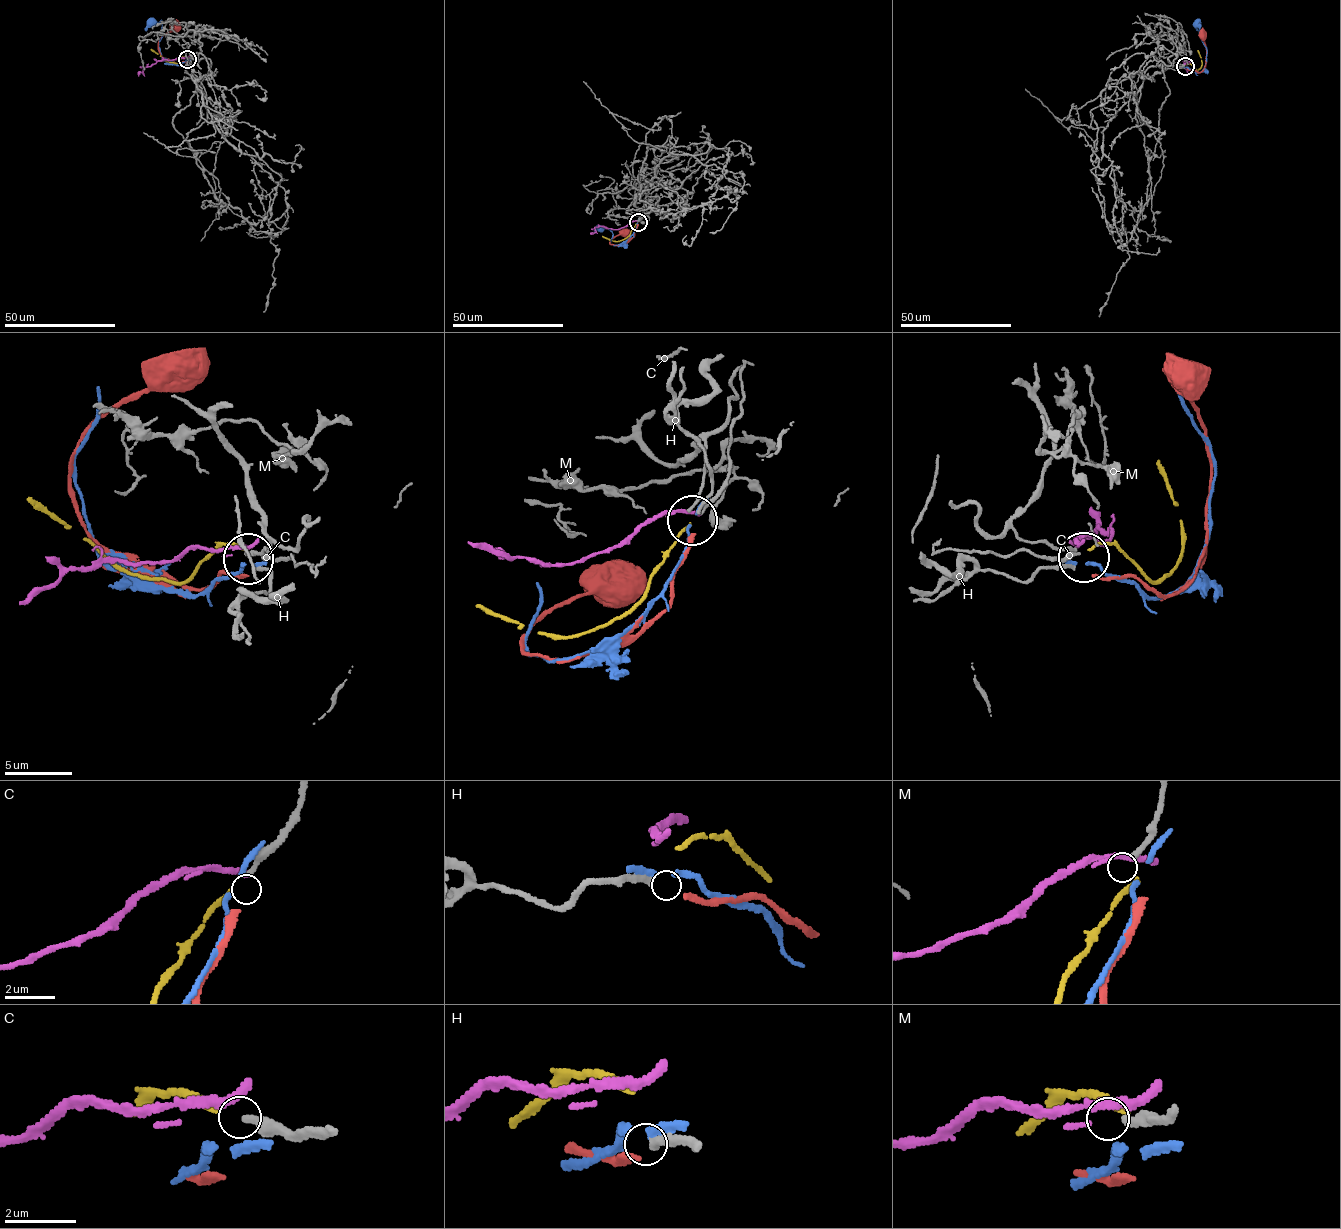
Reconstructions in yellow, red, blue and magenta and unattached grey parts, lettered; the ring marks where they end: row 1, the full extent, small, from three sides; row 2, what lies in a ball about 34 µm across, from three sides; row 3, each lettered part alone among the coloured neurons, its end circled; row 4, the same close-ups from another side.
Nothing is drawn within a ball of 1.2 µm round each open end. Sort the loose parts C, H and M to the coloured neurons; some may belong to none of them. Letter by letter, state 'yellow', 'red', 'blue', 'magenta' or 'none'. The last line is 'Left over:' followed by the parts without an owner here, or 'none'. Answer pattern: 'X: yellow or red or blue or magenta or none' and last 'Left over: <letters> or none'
C: none
H: none
M: none
Left over: C, H, M

